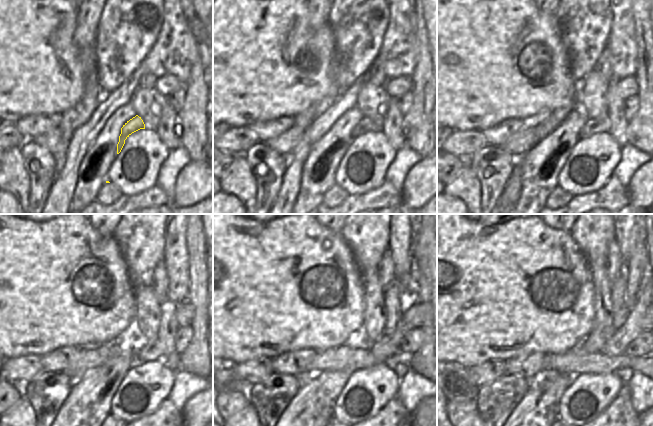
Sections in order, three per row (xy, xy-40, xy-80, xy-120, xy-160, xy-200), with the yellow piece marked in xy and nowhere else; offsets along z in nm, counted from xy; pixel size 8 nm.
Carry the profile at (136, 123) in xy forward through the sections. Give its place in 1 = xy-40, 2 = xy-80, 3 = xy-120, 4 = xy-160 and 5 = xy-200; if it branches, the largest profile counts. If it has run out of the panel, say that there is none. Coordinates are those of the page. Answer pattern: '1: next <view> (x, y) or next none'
1: next xy-40 (365, 125)
2: next xy-80 (601, 124)
3: next xy-120 (155, 348)
4: next xy-160 (386, 346)
5: next xy-200 (640, 319)

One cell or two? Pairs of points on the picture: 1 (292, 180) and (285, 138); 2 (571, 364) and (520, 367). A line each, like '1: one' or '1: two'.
1: two
2: two

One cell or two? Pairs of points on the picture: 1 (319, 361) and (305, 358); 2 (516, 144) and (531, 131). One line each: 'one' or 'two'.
1: two
2: one

